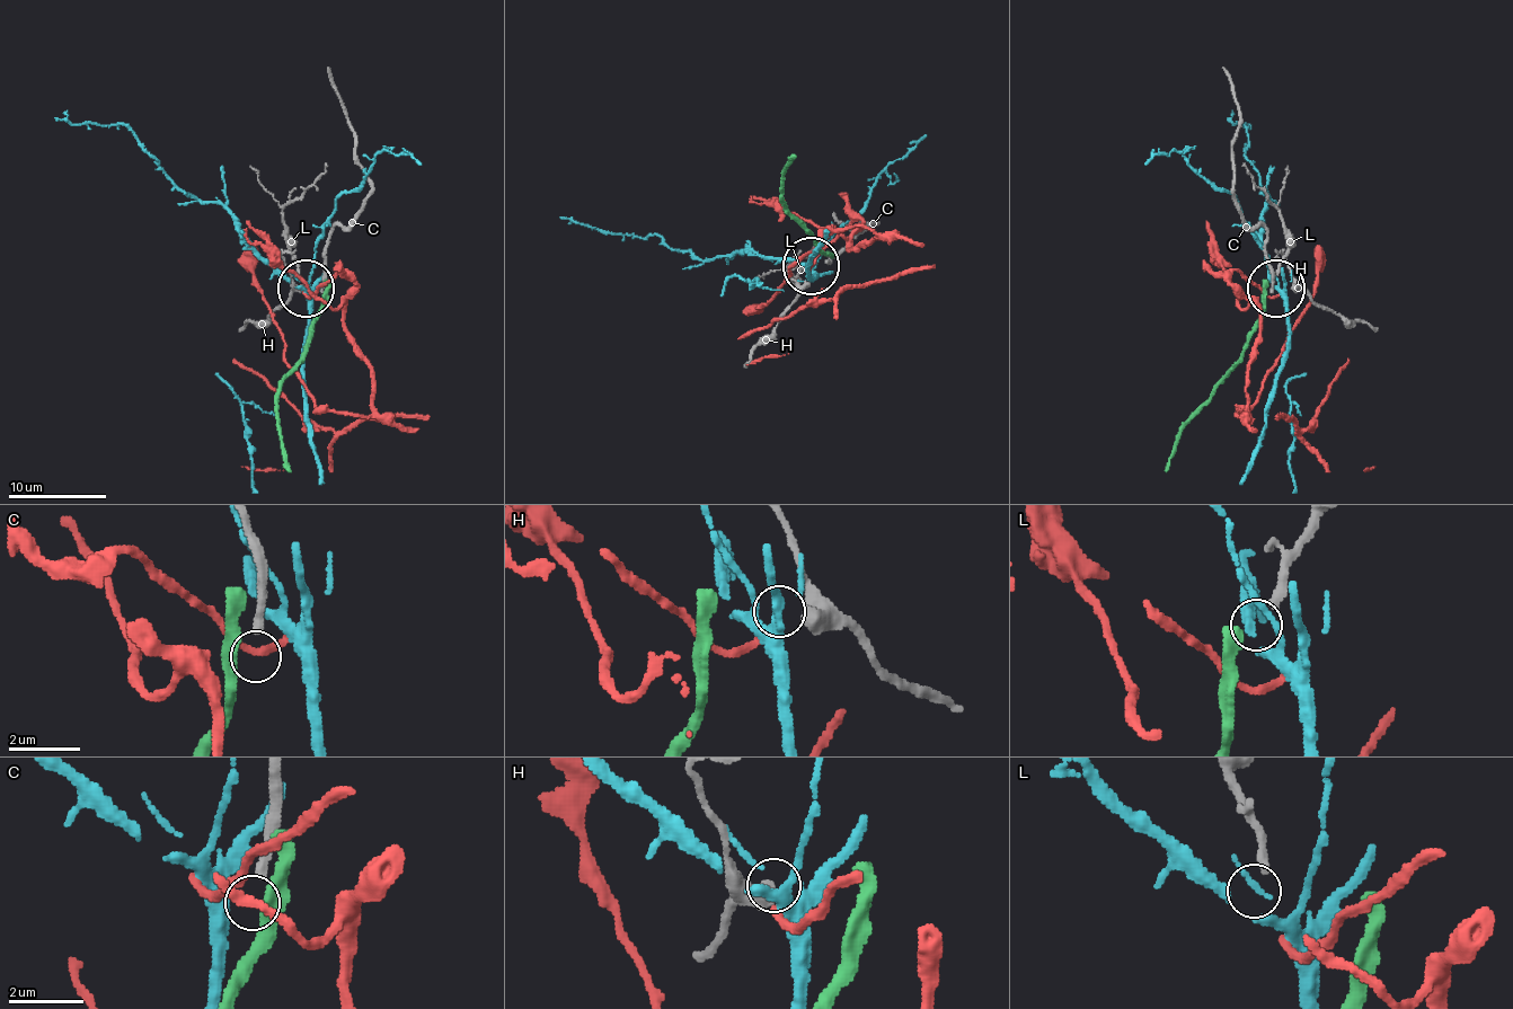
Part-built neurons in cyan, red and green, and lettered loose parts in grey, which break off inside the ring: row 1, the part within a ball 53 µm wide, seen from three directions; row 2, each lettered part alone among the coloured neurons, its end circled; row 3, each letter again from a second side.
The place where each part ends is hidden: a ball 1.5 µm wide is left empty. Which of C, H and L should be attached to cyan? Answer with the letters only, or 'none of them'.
none of them

